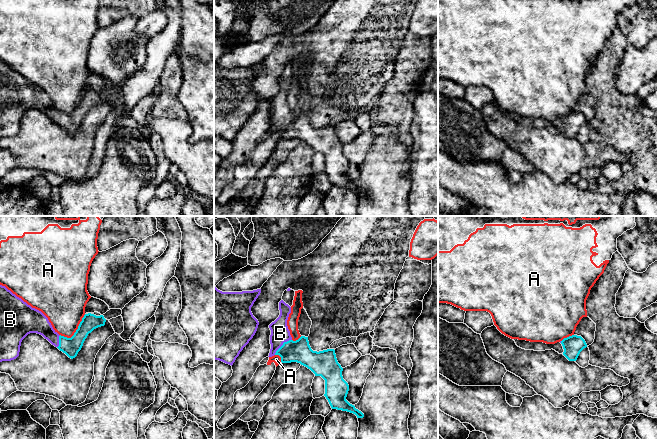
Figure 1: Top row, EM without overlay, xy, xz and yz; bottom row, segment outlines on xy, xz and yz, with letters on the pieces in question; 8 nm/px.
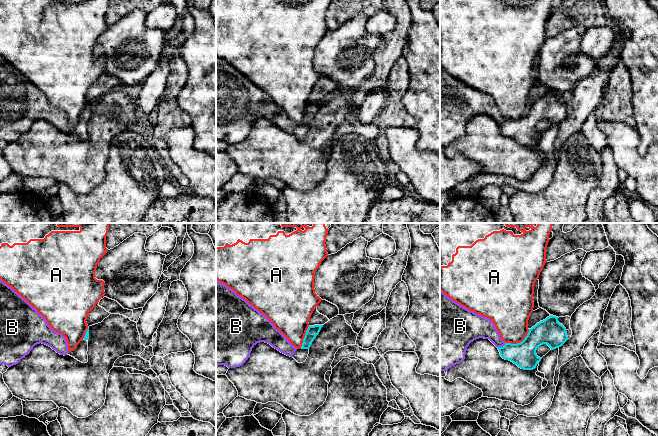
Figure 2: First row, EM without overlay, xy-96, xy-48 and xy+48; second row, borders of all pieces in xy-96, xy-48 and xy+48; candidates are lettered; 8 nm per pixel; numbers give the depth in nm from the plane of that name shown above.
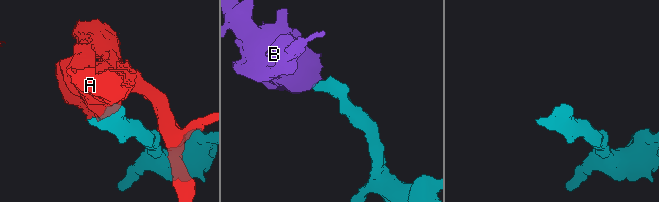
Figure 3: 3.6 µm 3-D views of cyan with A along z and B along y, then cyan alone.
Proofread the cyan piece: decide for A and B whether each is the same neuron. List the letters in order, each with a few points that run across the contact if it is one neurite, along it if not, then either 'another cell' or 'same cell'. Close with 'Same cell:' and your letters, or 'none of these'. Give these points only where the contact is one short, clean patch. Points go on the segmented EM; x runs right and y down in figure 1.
A: line xy (85, 314), (78, 328), (70, 337), (60, 335); another cell
B: line xz (299, 351), (290, 351), (282, 345), (280, 333); same cell
Same cell: B

